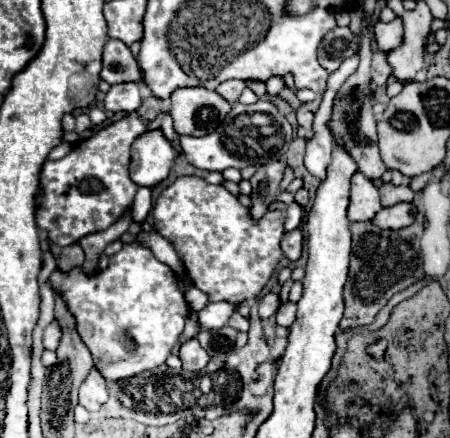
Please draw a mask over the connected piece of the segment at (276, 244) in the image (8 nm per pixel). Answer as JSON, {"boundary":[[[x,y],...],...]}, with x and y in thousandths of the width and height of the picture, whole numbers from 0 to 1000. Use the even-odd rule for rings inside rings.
{"boundary":[[[404,402],[369,434],[360,434],[342,475],[342,521],[356,539],[382,553],[387,571],[413,607],[418,630],[427,635],[427,648],[458,667],[467,689],[507,685],[516,694],[529,694],[533,685],[573,676],[627,589],[622,548],[631,539],[631,484],[604,479],[591,484],[582,502],[564,507],[551,489],[551,475],[542,475],[529,452],[511,443],[493,420],[462,420],[436,402]]]}

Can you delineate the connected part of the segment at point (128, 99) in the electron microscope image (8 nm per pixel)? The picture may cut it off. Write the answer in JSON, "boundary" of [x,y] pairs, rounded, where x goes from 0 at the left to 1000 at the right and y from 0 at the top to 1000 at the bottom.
{"boundary":[[[302,187],[249,192],[231,228],[231,242],[244,256],[298,256],[311,247],[311,237],[316,228],[311,228],[311,205]]]}

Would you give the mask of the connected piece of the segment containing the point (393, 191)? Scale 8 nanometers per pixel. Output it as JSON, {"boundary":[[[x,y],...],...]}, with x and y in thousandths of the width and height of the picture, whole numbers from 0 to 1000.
{"boundary":[[[849,420],[844,425],[844,461],[853,475],[876,470],[884,461],[916,461],[920,438],[911,425],[876,425],[876,420]]]}

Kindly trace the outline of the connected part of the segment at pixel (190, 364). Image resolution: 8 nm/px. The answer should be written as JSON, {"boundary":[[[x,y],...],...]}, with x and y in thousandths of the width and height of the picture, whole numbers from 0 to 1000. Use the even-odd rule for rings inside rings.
{"boundary":[[[436,772],[418,776],[413,785],[404,785],[400,795],[400,817],[404,817],[404,840],[422,845],[422,849],[444,849],[458,840],[467,813],[462,804],[440,785]]]}

